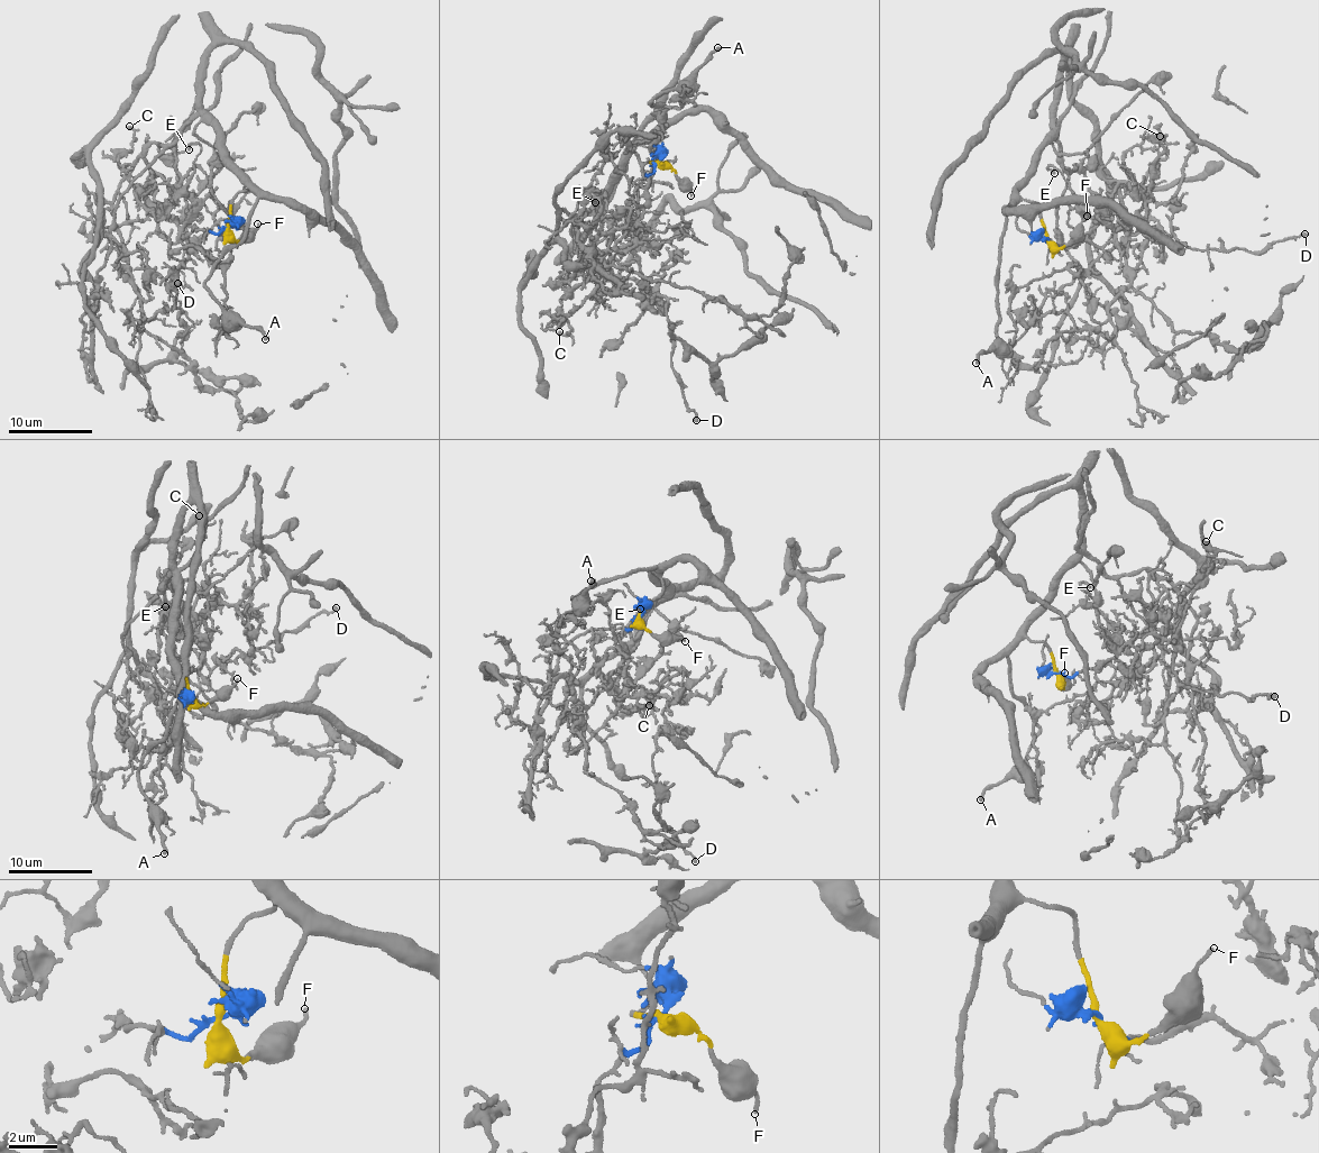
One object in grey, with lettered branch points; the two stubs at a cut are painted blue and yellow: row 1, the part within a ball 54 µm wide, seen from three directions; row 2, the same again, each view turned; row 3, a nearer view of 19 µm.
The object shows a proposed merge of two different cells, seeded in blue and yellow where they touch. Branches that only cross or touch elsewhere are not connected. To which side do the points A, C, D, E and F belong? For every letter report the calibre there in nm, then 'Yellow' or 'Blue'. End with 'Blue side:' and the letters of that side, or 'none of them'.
A: Thickness 260 nm. Yellow
C: Thickness 110 nm. Blue
D: Thickness 170 nm. Blue
E: Thickness 110 nm. Blue
F: Thickness 110 nm. Yellow
Blue side: C, D, E

